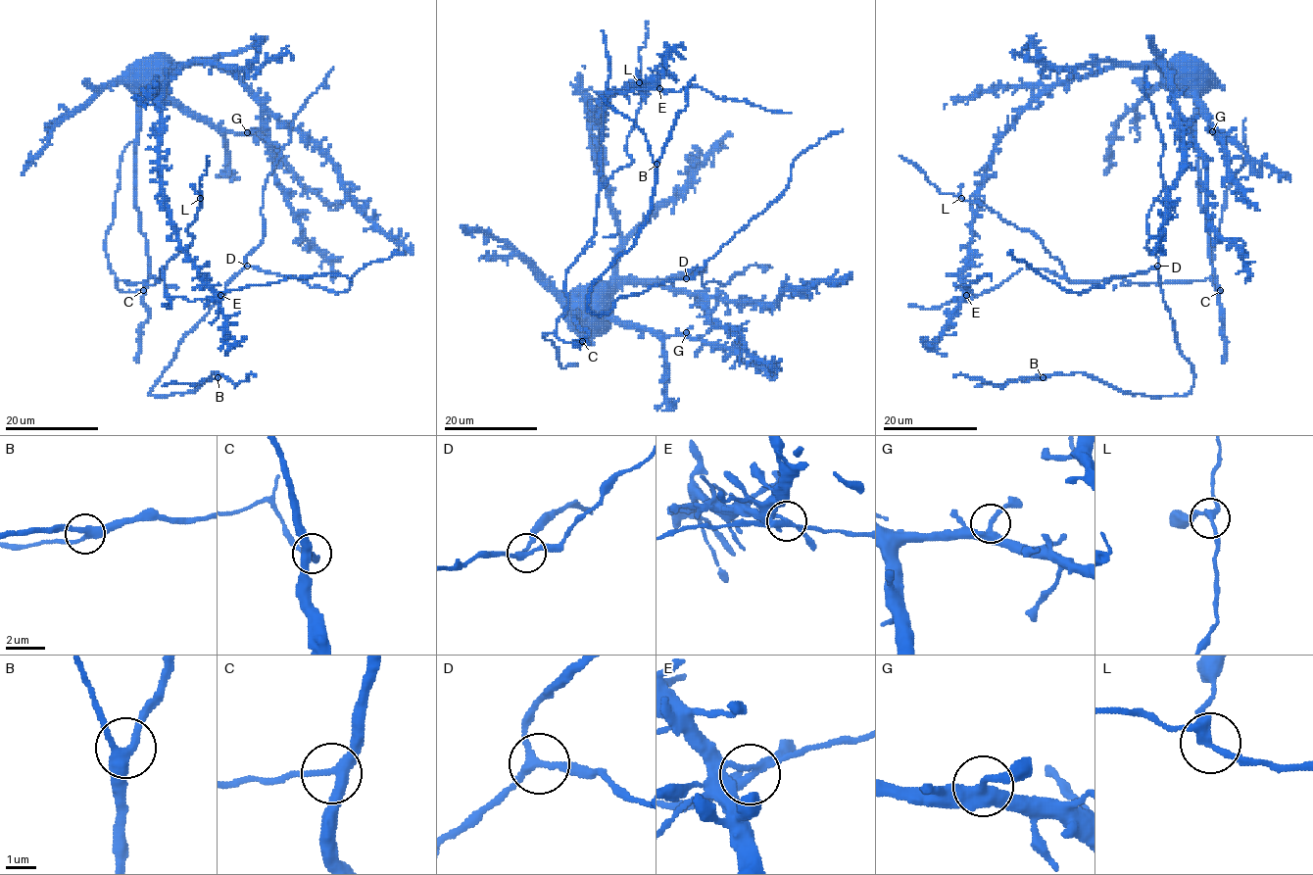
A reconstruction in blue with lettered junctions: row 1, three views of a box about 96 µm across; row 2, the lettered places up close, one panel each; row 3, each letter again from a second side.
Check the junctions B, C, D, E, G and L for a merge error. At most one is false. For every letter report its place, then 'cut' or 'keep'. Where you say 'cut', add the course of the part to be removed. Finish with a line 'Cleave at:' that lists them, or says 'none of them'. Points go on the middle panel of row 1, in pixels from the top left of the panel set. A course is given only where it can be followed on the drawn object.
B: at (656, 164); keep
C: at (582, 341); keep
D: at (686, 278); keep
E: at (659, 88); keep
G: at (686, 332); keep
L: at (639, 82); keep
Cleave at: none of them

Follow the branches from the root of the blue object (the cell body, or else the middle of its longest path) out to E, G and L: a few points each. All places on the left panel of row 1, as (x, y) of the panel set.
E: (144, 68), (181, 67), (163, 85), (161, 188), (179, 246), (198, 275), (219, 295)
G: (144, 68), (155, 75), (166, 76), (170, 80), (166, 92), (186, 108), (230, 132), (247, 132)
L: (144, 68), (135, 208), (150, 272), (141, 290), (121, 291), (117, 278), (158, 282), (191, 244), (200, 198)

